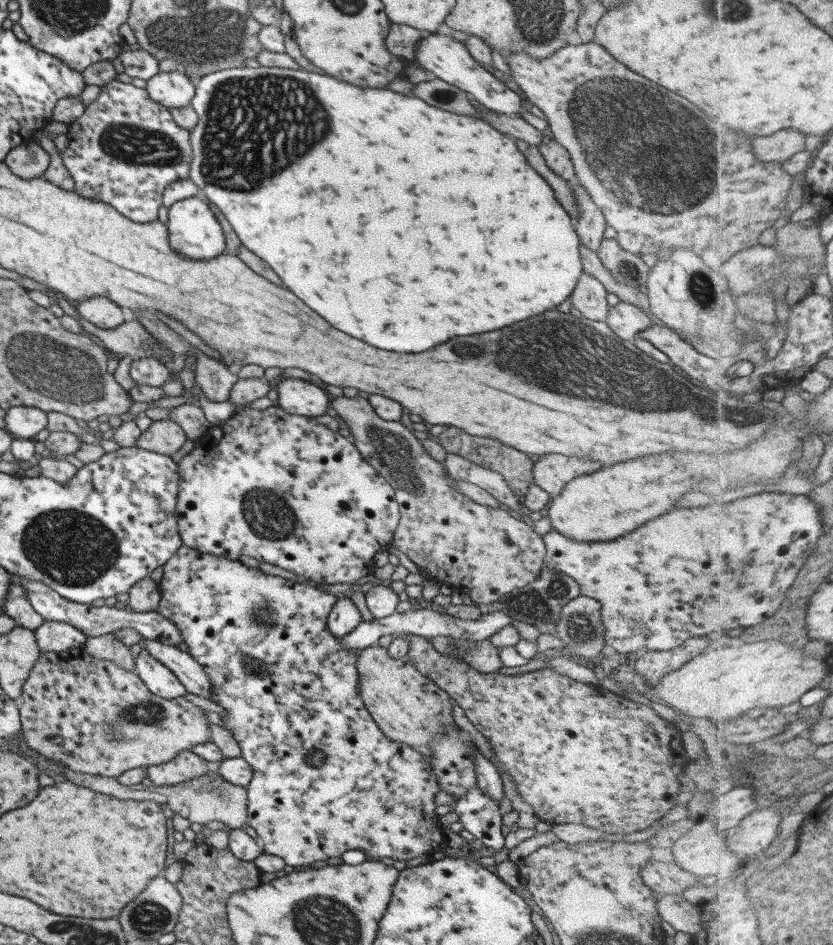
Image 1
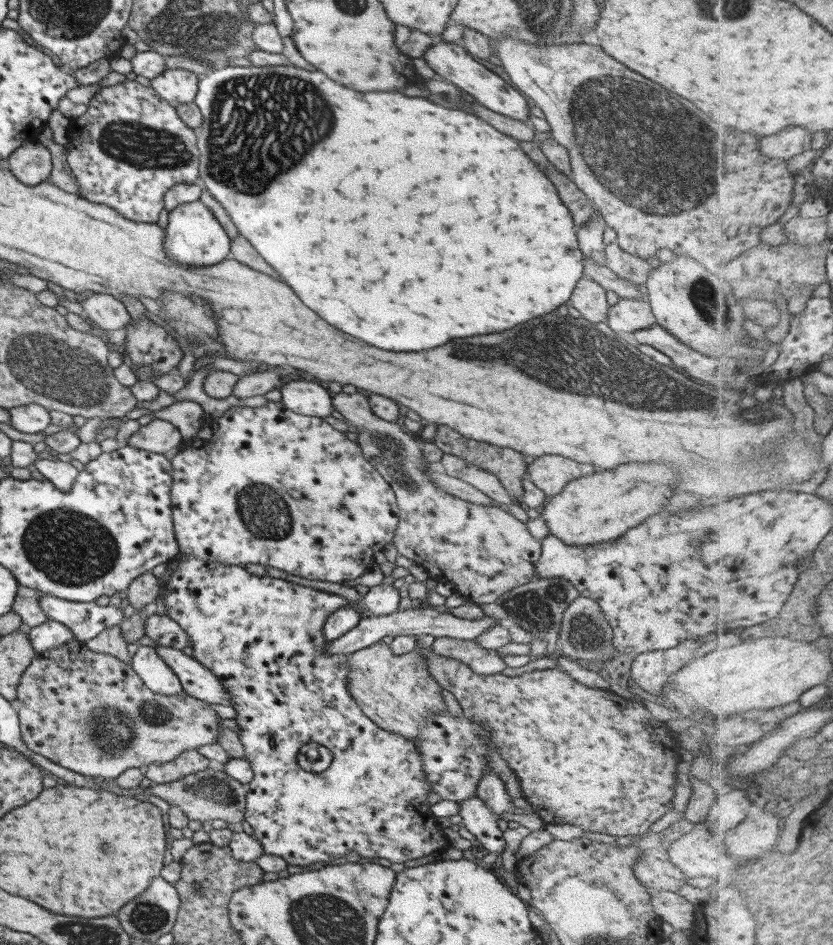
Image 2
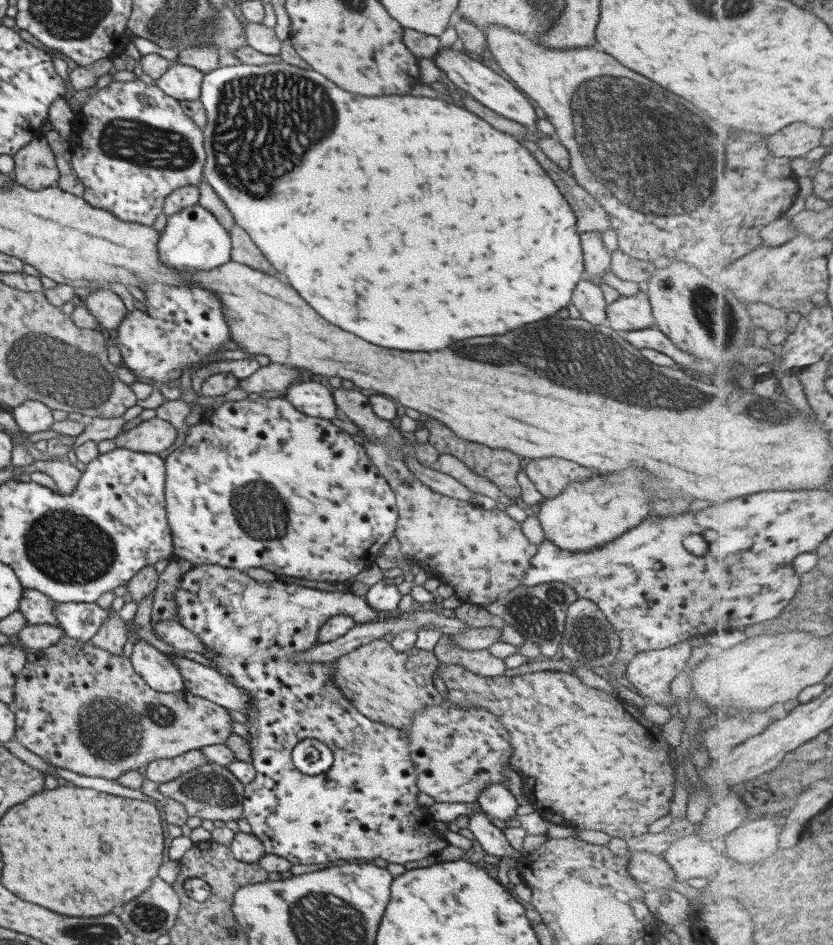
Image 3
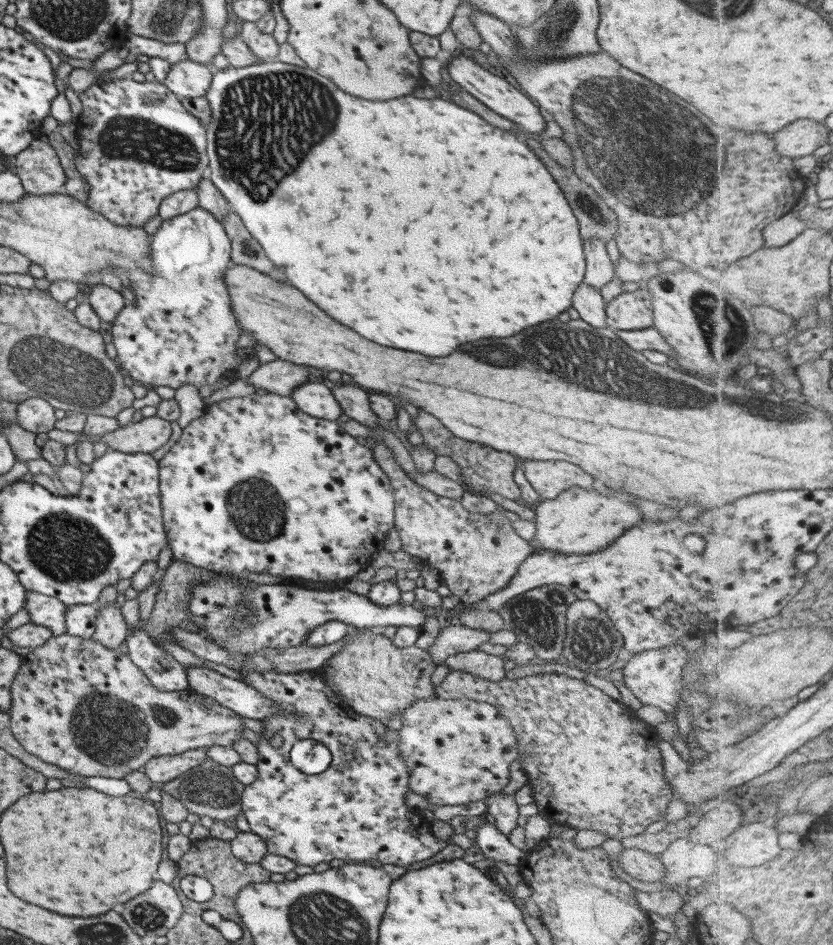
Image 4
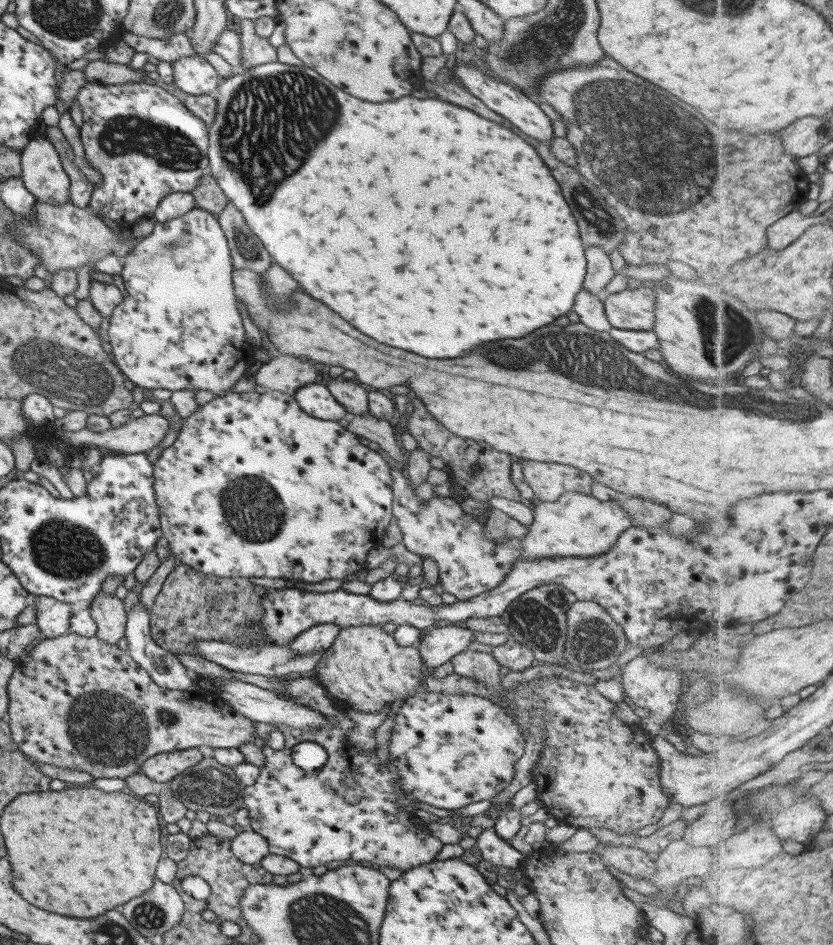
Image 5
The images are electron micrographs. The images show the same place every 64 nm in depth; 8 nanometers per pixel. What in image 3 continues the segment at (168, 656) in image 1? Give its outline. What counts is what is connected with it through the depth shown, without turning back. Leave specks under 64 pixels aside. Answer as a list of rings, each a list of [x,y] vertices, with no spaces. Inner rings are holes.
[[[170,656],[170,658],[181,675],[183,689],[191,694],[243,714],[252,707],[244,690],[223,678],[215,670],[184,657]]]

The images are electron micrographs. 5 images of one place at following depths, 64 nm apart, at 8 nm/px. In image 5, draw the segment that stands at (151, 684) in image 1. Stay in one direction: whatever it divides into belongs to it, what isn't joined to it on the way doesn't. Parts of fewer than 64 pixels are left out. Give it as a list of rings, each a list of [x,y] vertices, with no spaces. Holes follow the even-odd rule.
[[[138,603],[126,614],[126,623],[124,626],[124,637],[127,641],[126,651],[129,657],[137,663],[140,668],[146,671],[150,679],[160,688],[167,690],[189,691],[194,689],[191,679],[191,673],[187,671],[178,662],[176,656],[168,650],[157,646],[150,637],[149,630],[149,610],[146,610],[142,604]]]

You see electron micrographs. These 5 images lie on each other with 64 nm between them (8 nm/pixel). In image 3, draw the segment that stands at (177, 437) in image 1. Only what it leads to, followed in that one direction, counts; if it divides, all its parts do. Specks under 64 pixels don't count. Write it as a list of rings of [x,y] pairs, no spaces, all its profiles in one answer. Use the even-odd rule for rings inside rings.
[[[155,416],[141,421],[137,426],[125,432],[120,431],[111,440],[117,447],[157,454],[167,450],[176,436],[177,430],[172,424]]]

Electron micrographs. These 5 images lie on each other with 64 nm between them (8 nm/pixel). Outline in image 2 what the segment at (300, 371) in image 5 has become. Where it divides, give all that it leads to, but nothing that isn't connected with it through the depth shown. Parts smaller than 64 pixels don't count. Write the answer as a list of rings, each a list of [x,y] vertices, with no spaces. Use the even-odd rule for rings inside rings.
[[[267,367],[261,373],[249,373],[242,375],[236,380],[232,388],[232,395],[235,398],[249,398],[249,396],[259,396],[281,386],[281,379],[277,375],[275,367]]]

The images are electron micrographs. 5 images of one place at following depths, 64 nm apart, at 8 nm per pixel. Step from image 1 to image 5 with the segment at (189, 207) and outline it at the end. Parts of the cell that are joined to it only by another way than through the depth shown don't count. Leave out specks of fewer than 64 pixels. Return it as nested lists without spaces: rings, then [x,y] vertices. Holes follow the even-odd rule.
[[[193,207],[183,216],[172,218],[168,221],[155,223],[151,233],[136,242],[134,248],[122,259],[121,278],[125,287],[125,297],[112,310],[110,316],[104,320],[102,333],[105,340],[111,345],[111,357],[116,367],[124,374],[136,387],[155,389],[165,388],[165,390],[208,390],[215,396],[225,395],[228,390],[245,374],[245,370],[256,361],[254,354],[255,348],[243,341],[243,327],[241,318],[237,311],[238,302],[233,294],[231,271],[232,260],[230,259],[230,250],[217,222],[216,215]]]

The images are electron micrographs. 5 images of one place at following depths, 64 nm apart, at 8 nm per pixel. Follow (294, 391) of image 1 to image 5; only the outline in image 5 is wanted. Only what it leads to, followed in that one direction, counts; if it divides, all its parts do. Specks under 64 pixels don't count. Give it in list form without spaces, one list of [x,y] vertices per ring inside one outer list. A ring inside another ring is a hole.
[[[309,383],[296,389],[293,394],[299,408],[313,418],[338,421],[345,416],[346,410],[327,390],[325,385]]]

